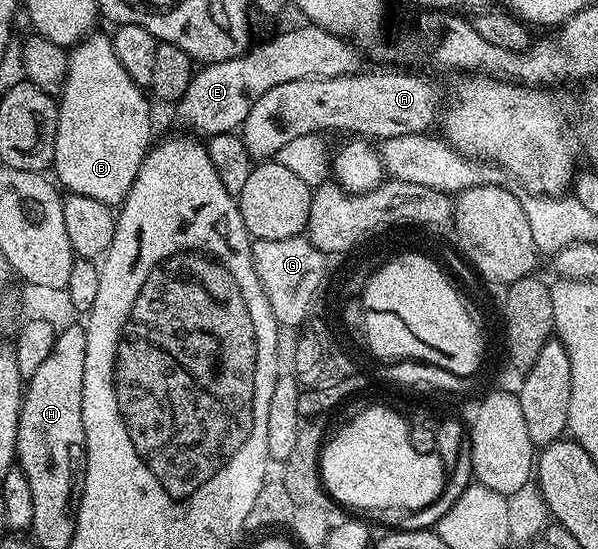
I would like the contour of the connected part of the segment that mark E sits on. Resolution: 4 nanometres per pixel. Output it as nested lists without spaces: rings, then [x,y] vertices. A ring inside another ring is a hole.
[[[303,25],[296,26],[261,46],[253,45],[242,58],[201,65],[192,75],[190,88],[186,88],[186,92],[174,106],[181,124],[188,129],[185,131],[205,139],[239,131],[246,116],[250,116],[250,108],[254,108],[254,100],[270,92],[270,88],[287,84],[290,80],[342,76],[357,73],[361,69],[360,54],[351,41],[332,34],[321,26]]]

